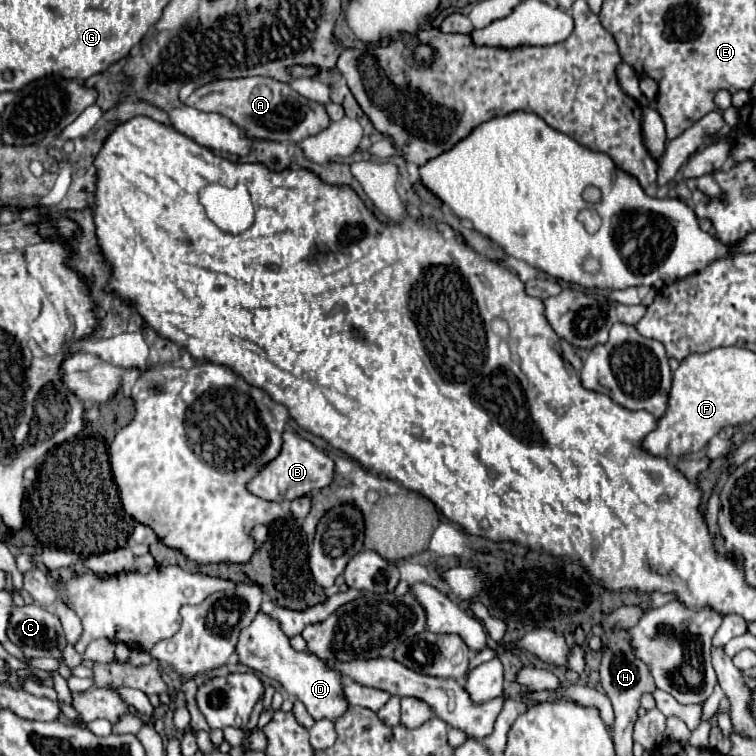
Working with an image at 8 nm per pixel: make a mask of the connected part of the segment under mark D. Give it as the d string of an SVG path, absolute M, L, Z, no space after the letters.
M258 613L256 619L240 631L236 653L240 655L240 663L278 681L286 693L296 695L296 699L306 705L306 711L314 719L334 721L348 709L340 673L328 667L316 655L310 655L306 651L294 651L288 643L288 637L280 633L280 625L276 625L276 621L272 621L270 617L264 617L264 613Z

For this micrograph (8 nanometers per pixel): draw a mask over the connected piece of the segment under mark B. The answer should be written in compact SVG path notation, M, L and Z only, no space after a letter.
M284 431L282 433L282 449L280 455L276 459L272 459L268 465L264 465L260 469L258 475L254 475L248 483L246 489L252 495L258 495L262 499L268 501L280 501L280 499L296 499L300 495L312 493L314 489L322 489L324 485L328 485L328 481L332 481L332 459L328 455L324 455L320 449L316 449L308 439L296 435L294 431Z

